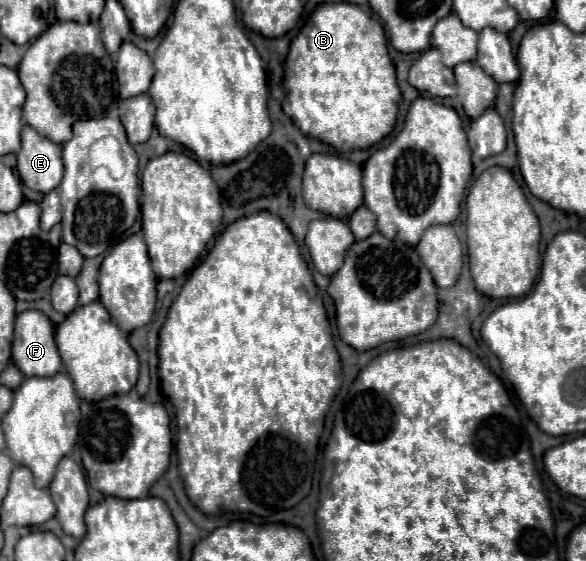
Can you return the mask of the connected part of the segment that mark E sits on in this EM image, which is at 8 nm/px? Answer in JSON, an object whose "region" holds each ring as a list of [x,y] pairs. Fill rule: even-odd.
{"region":[[[24,126],[16,168],[28,188],[44,194],[52,192],[64,176],[62,146],[40,136],[32,126]]]}

